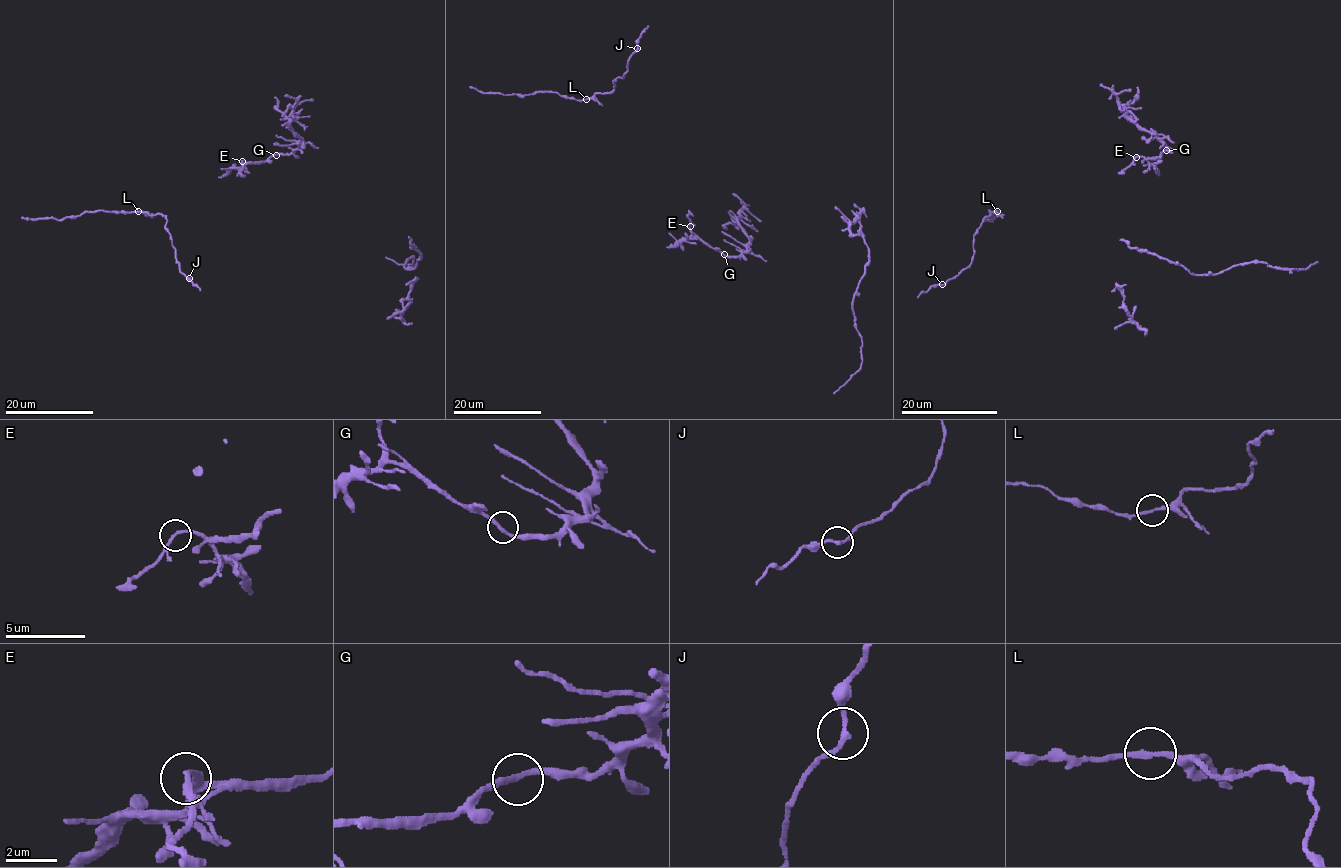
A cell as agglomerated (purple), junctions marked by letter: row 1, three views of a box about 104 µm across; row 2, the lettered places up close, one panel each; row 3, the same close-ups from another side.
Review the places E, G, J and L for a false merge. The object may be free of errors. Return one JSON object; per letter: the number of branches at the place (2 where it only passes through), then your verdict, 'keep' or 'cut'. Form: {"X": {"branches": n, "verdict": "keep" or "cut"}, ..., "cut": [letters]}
{"E": {"branches": 2, "verdict": "keep"}, "G": {"branches": 2, "verdict": "keep"}, "J": {"branches": 2, "verdict": "keep"}, "L": {"branches": 2, "verdict": "keep"}, "cut": []}

